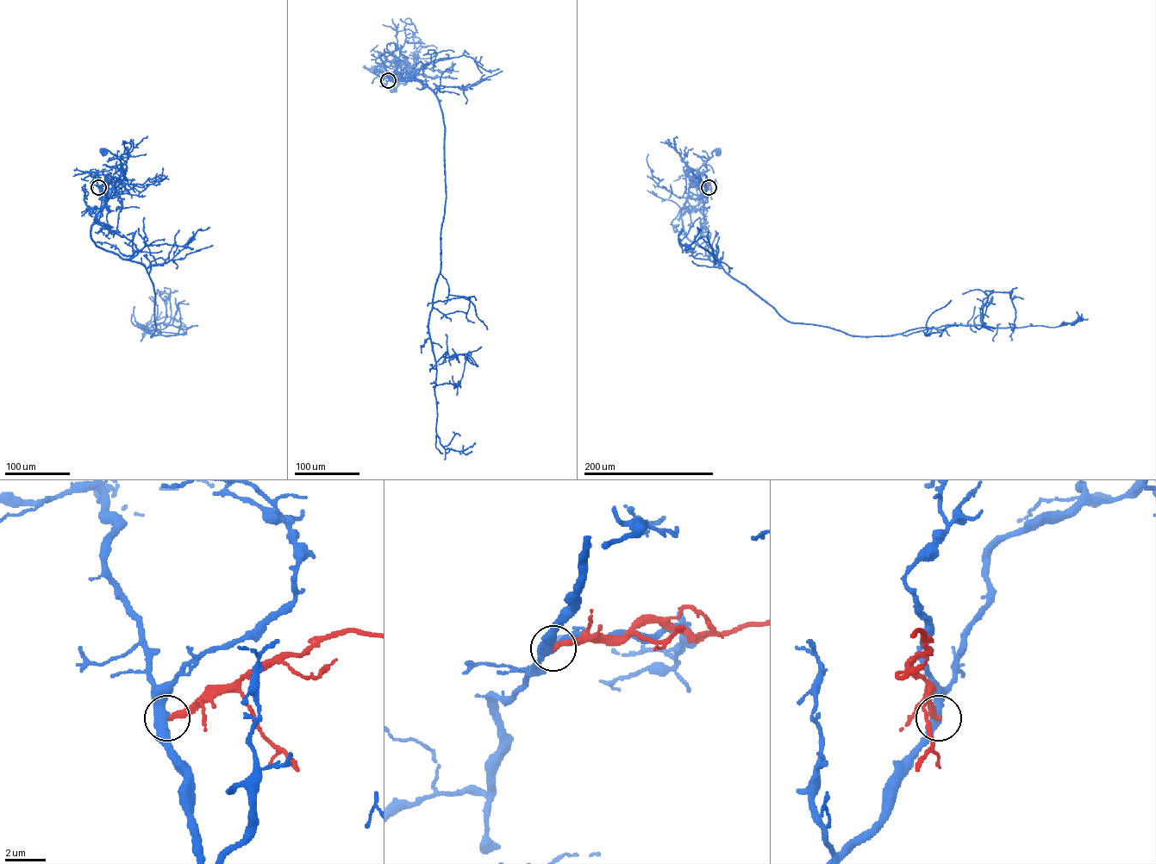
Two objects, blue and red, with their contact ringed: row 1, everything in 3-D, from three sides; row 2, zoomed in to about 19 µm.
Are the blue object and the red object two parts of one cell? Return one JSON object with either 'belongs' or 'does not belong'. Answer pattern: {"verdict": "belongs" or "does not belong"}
{"verdict": "does not belong"}

